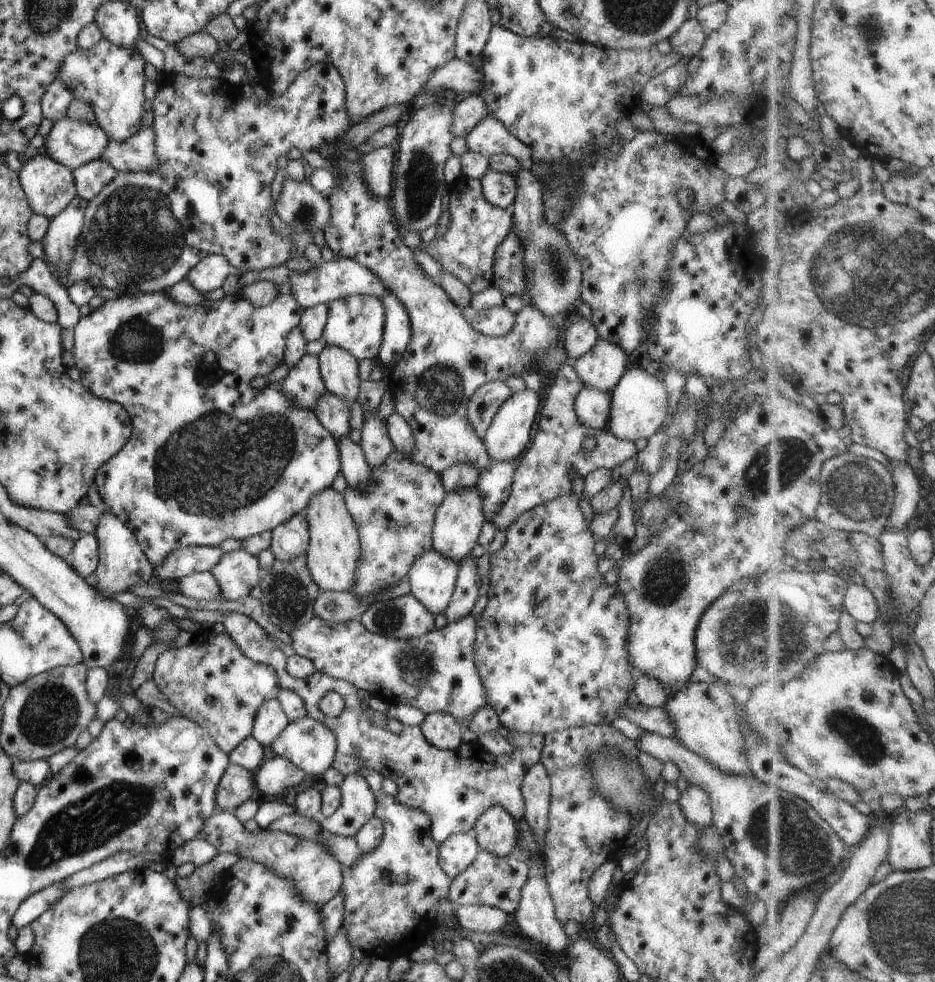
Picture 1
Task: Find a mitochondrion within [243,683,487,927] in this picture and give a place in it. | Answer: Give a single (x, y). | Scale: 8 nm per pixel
(386, 875)

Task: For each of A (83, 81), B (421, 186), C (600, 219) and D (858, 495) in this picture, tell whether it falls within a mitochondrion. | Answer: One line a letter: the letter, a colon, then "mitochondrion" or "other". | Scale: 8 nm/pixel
A: other
B: mitochondrion
C: other
D: mitochondrion

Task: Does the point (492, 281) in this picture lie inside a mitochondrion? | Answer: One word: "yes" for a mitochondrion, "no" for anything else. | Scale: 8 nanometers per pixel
no

